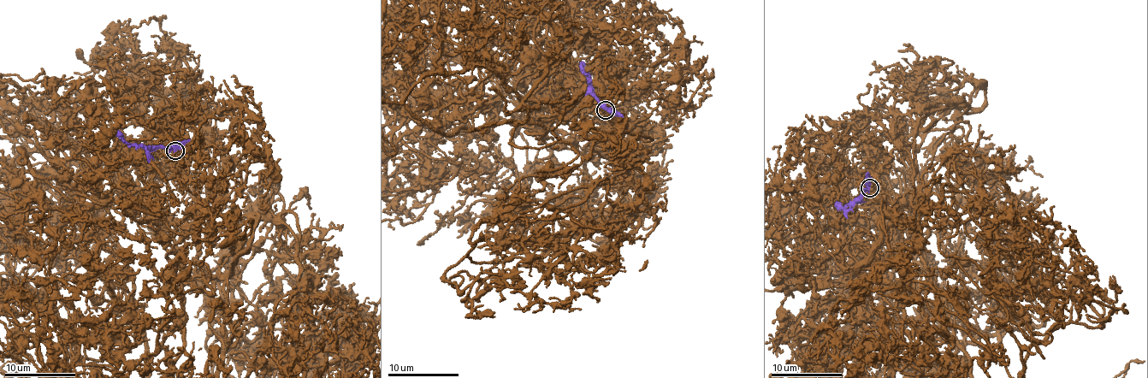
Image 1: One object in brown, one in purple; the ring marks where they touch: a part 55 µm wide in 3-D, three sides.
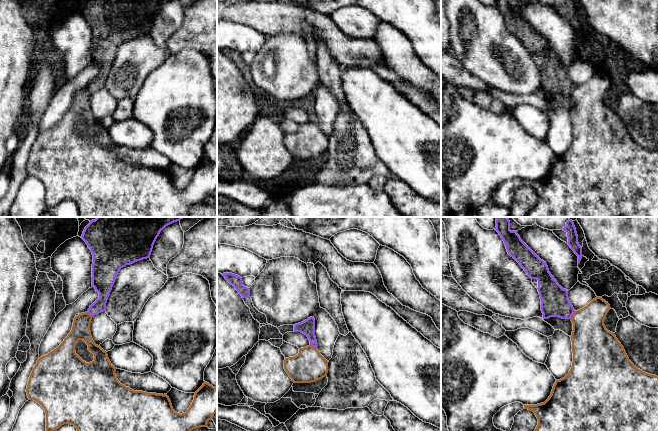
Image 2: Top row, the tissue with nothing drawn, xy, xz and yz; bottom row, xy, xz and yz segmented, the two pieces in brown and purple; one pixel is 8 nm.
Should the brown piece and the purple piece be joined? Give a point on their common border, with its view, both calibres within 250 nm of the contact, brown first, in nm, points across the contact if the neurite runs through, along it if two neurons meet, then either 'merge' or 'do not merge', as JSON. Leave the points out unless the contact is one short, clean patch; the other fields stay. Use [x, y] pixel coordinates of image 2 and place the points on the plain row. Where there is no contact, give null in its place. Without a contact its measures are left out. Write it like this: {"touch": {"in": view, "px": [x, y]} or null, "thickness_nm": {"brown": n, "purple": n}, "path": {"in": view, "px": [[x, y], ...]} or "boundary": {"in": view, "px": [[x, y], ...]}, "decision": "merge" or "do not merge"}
{"touch": {"in": "yz", "px": [572, 91]}, "thickness_nm": {"brown": 300, "purple": 220}, "boundary": {"in": "yz", "px": [[575, 87], [570, 94]]}, "decision": "do not merge"}

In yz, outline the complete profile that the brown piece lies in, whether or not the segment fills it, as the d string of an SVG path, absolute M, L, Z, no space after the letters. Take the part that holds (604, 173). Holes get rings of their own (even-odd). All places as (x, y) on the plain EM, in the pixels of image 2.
M596 73L587 82L575 87L572 91L572 143L564 154L556 156L551 171L544 179L524 181L524 184L533 187L538 195L535 207L525 217L658 217L658 152L643 148L629 136L614 109L608 107L604 101L604 96L609 86L610 81L608 78L601 73Z

